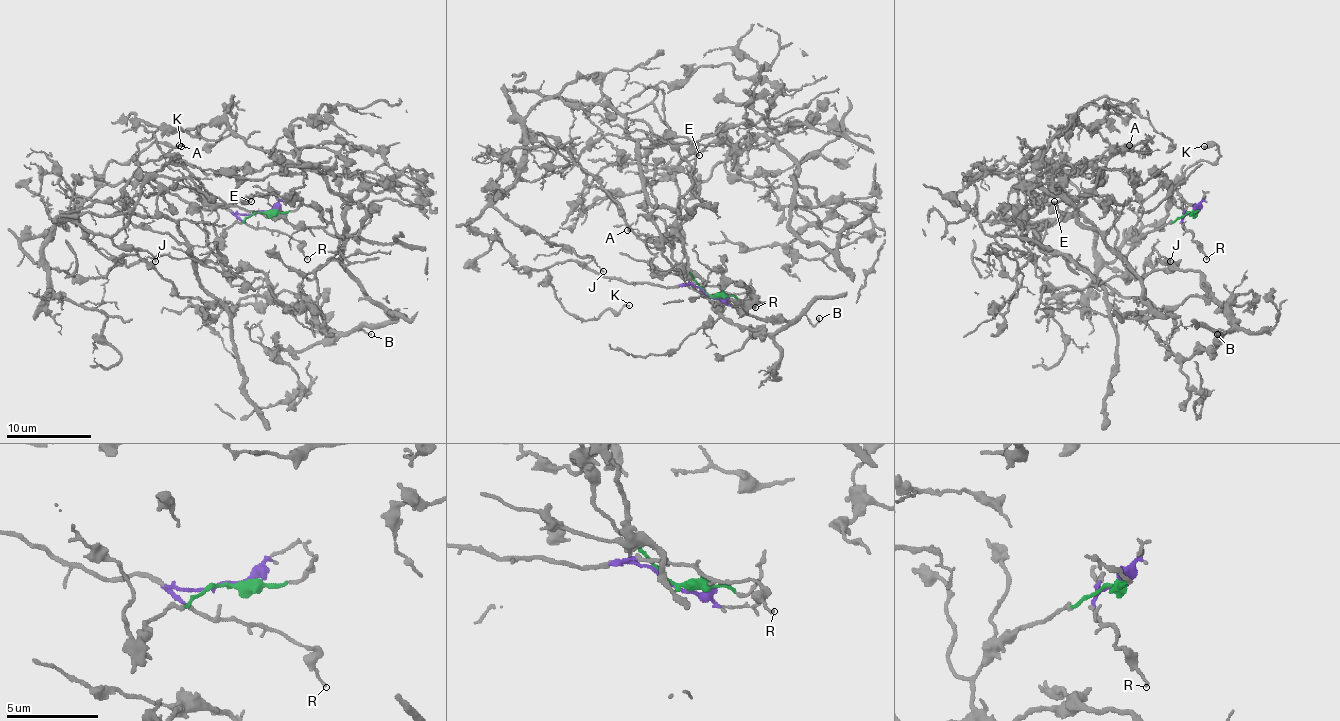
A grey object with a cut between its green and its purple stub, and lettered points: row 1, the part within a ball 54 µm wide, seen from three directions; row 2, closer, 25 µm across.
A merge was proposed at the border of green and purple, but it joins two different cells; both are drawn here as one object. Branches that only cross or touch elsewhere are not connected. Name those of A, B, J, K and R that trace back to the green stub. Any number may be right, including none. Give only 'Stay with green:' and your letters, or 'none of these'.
Stay with green: B

